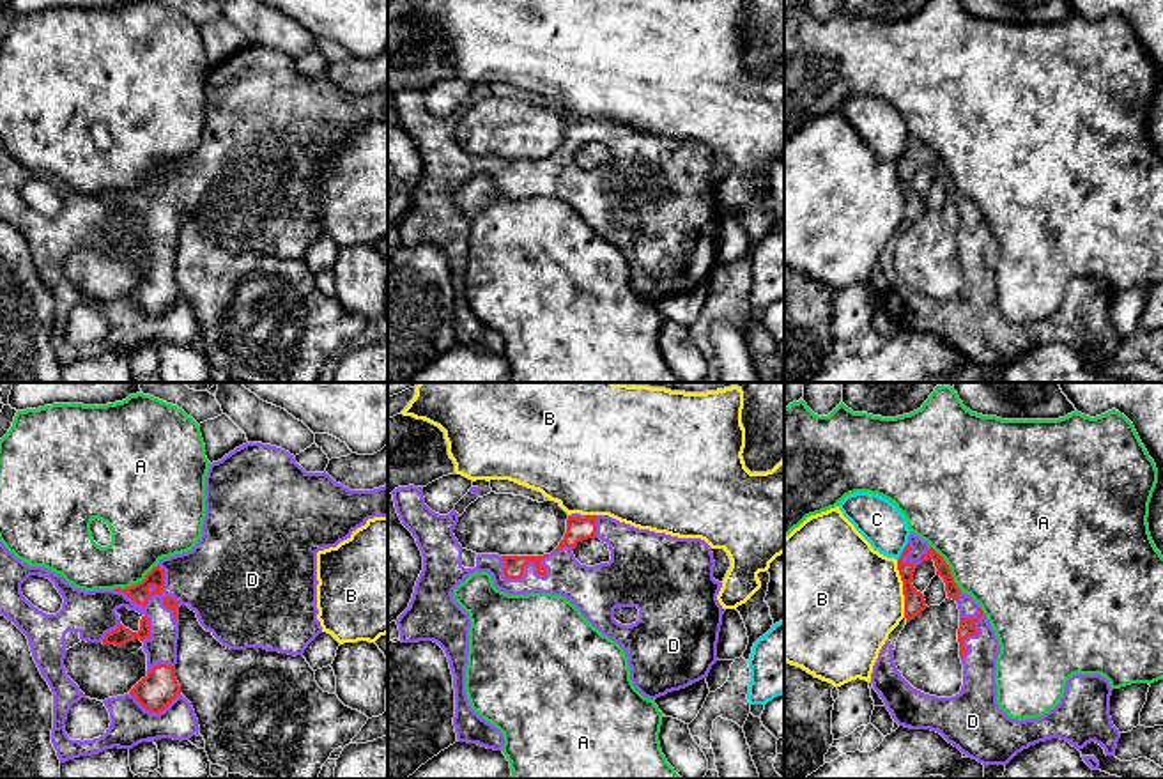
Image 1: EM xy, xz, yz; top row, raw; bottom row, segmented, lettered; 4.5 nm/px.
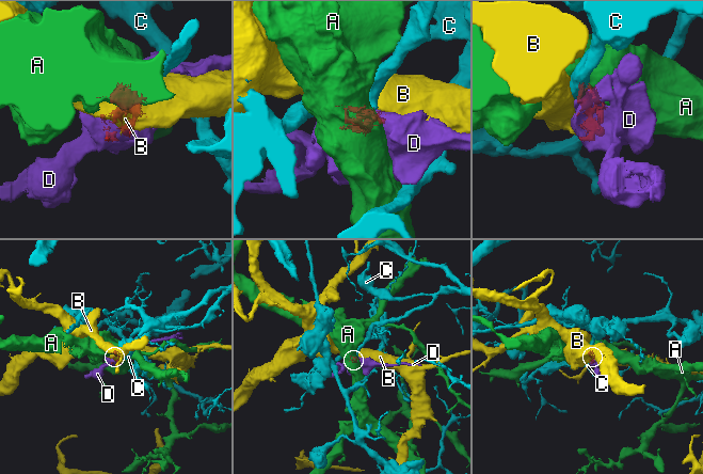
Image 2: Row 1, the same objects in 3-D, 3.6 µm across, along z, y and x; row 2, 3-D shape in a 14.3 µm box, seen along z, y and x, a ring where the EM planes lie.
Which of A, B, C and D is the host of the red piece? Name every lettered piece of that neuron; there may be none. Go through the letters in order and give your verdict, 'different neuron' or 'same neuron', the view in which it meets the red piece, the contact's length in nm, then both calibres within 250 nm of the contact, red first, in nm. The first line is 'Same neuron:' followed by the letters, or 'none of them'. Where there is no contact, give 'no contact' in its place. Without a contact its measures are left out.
Same neuron: D
A: different neuron; contact in yz; length 260 nm; calibres 60 and 500 nm
B: different neuron; contact in yz; length 260 nm; calibres 100 and 480 nm
C: different neuron; contact in yz; length 100 nm; calibres 100 and 200 nm
D: same neuron; contact in xz; length 240 nm; calibres 100 and 180 nm

